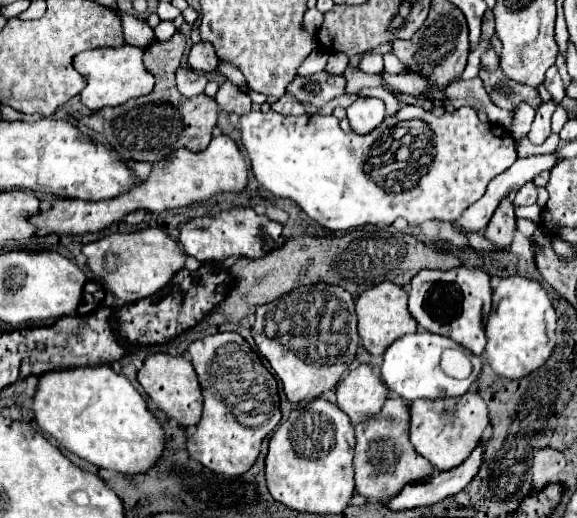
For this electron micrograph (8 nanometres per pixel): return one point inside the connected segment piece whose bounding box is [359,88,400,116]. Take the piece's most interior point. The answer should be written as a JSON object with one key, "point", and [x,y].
{"point":[391,102]}

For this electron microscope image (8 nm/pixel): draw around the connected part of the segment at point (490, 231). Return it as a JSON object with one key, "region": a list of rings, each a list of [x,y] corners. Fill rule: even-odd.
{"region":[[[504,198],[496,208],[492,220],[488,222],[484,236],[496,246],[496,250],[504,252],[510,248],[514,234],[516,234],[516,216],[512,210],[512,202]]]}

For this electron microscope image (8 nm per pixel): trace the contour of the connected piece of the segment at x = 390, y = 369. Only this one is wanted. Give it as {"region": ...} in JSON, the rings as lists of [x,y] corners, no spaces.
{"region":[[[418,330],[414,334],[406,334],[402,338],[398,338],[384,354],[382,354],[382,366],[380,366],[380,376],[386,384],[386,388],[394,394],[398,394],[400,398],[412,402],[418,398],[444,398],[444,396],[460,396],[464,394],[472,382],[476,378],[466,378],[466,380],[452,380],[448,378],[440,366],[440,352],[444,348],[456,348],[458,344],[450,338],[438,336],[438,334],[430,334],[426,330]]]}

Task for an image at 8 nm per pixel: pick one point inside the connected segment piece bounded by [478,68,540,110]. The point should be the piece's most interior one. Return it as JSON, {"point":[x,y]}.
{"point":[505,93]}

